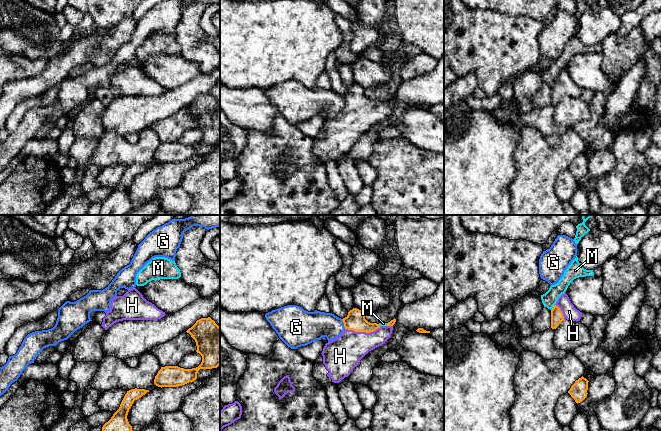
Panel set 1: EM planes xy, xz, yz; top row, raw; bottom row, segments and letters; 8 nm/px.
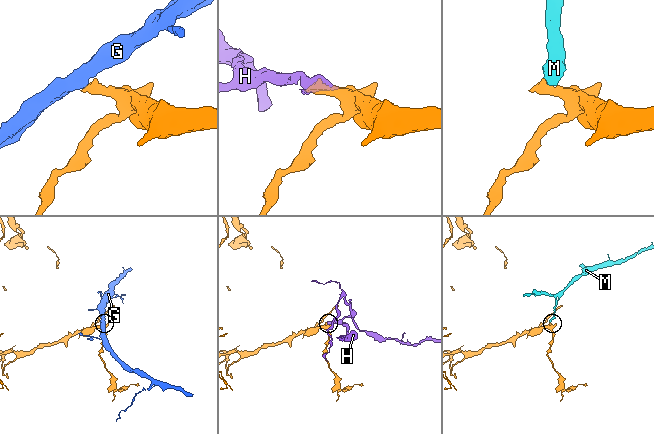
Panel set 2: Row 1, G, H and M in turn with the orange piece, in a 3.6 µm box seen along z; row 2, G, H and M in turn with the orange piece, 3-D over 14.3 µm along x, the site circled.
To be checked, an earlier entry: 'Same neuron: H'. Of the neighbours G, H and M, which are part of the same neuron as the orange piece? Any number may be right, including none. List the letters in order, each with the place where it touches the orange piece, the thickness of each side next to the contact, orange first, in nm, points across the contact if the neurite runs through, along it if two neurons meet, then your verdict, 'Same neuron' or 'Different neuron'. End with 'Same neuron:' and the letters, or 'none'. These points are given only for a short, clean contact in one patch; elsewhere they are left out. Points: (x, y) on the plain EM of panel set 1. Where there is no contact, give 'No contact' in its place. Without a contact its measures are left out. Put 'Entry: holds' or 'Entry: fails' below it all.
G: Touches orange at xz (344, 100). Thickness 160 nm (orange) against 220 nm. Boundary: xz (341, 95), (345, 104). Different neuron
H: Touches orange at xz (362, 107). Thickness 160 nm (orange) against 280 nm. Same neuron
M: Touches orange at yz (553, 83). Thickness 100 nm (orange) against 120 nm. Boundary: yz (554, 80), (551, 86). Different neuron
Same neuron: H
Entry: holds

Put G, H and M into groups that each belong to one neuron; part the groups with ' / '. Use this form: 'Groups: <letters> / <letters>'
Groups: G / H / M

